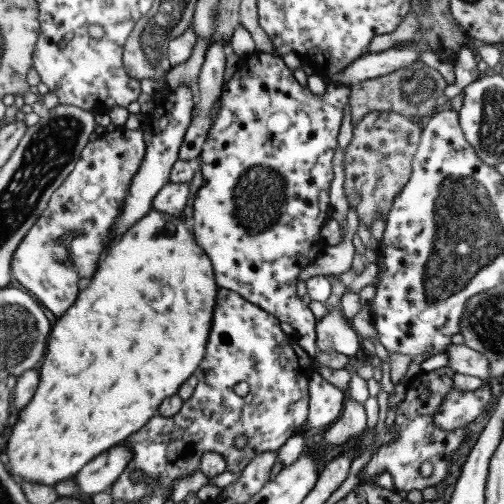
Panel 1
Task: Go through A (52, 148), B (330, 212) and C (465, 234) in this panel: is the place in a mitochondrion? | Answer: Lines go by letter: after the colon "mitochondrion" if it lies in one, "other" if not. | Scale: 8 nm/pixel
A: mitochondrion
B: other
C: mitochondrion

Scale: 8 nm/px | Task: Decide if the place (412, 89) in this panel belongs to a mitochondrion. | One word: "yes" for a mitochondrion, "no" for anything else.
yes

